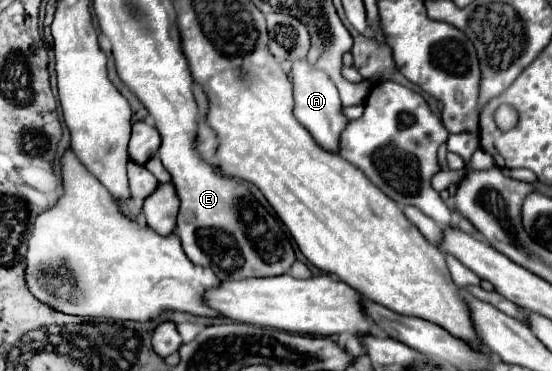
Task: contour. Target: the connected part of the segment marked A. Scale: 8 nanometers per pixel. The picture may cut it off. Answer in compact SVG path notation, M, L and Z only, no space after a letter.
M307 58L295 60L291 74L295 84L295 118L311 132L315 140L319 140L319 144L323 144L325 150L337 152L339 134L349 120L341 114L341 100L339 100L335 84L331 84L329 76L323 70L311 66Z

